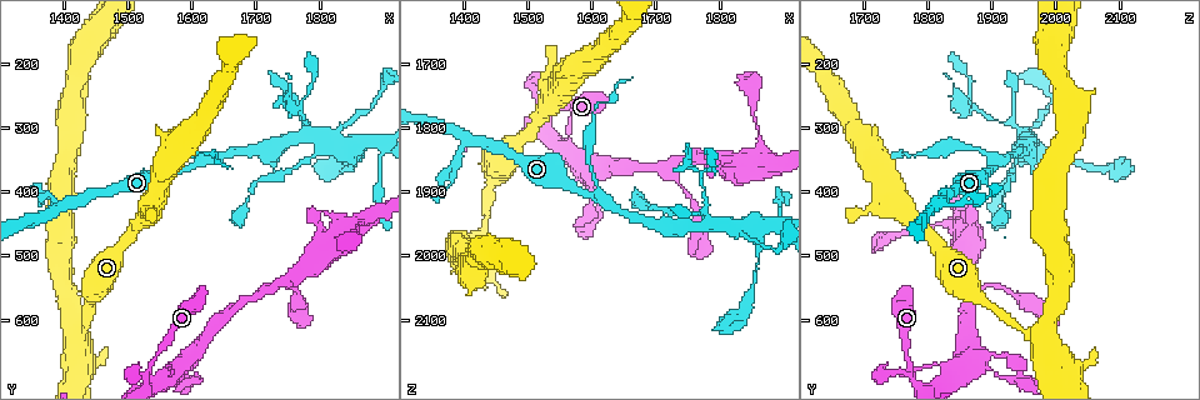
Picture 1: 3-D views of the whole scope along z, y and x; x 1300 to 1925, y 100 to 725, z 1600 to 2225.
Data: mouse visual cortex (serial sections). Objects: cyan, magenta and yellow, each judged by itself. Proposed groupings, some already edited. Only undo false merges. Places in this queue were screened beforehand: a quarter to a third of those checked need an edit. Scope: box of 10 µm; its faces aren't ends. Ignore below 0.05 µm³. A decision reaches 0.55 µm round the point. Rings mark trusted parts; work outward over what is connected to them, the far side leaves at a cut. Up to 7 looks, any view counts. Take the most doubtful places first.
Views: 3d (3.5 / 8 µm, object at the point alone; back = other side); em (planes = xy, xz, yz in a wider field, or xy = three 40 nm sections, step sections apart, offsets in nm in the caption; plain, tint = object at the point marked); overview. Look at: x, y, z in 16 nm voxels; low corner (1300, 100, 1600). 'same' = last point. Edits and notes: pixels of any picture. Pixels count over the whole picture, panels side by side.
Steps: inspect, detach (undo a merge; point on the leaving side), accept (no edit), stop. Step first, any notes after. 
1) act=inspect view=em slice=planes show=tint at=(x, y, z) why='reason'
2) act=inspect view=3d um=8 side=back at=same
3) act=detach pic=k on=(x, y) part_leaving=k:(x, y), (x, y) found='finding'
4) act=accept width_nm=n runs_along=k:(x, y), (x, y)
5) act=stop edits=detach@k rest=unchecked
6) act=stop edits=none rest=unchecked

act=inspect view=3d um=3.5 at=(1615, 355, 1900) why='three-way junction'

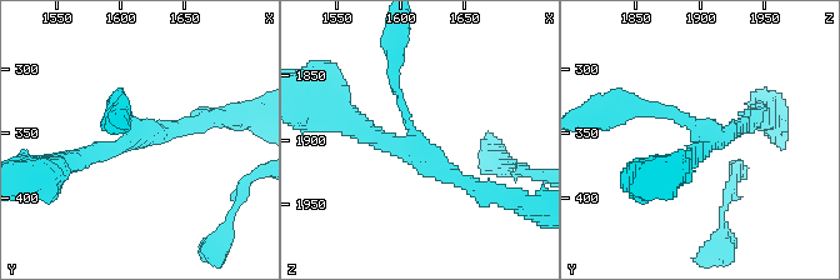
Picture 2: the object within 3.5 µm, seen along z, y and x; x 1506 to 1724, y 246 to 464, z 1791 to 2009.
act=inspect view=em slice=planes show=tint at=(1608, 354, 1908) why='need the tissue'

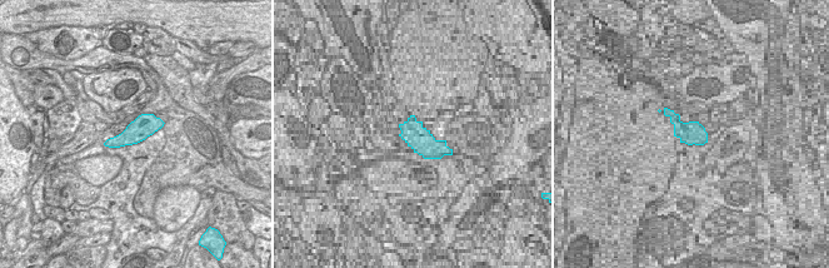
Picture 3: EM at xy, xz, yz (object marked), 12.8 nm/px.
act=detach pic=2 on=(650, 106) width_nm=300 part_leaving=2:(685, 119), (638, 103), (593, 115) found='two cells meet here'

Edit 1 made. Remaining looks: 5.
act=inspect view=3d um=3.5 at=(1855, 340, 1970) why='sharp bend'

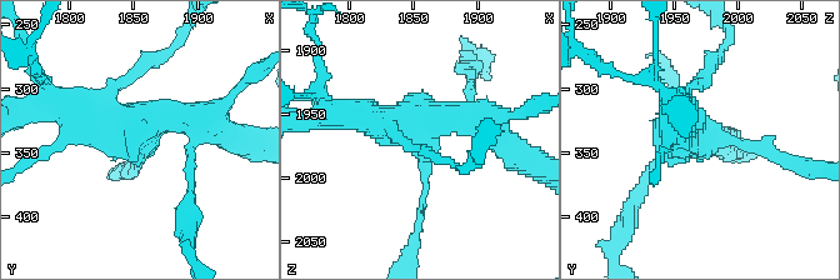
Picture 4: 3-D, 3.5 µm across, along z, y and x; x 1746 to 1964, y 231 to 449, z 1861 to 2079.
act=inspect view=em slice=xy step=1 show=tint at=(1860, 338, 1970) arms=3 arm_widths_nm=100,250,400 why='shape alone is not enough'

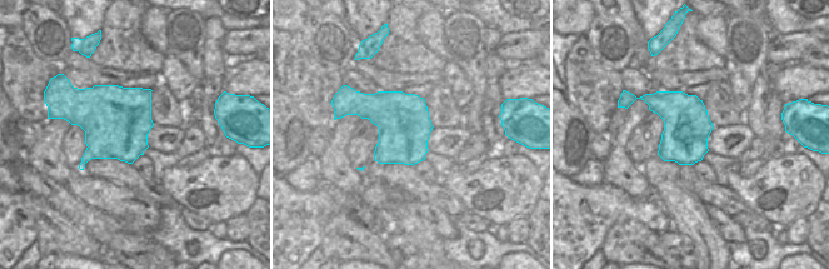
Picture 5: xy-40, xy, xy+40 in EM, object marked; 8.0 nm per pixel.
act=accept runs_along=4:(65, 103), (123, 126), (184, 115), (191, 149) found='all the same cell'

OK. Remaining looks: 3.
act=inspect view=3d um=3.5 side=back at=(1530, 685, 1780) why='abrupt turn'

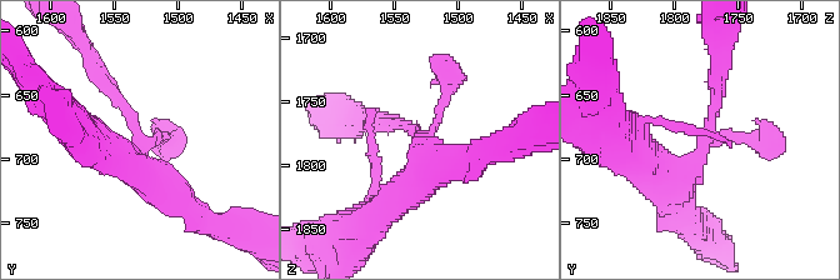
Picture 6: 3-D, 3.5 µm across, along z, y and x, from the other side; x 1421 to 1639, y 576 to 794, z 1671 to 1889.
act=inspect view=em slice=xy step=1 show=tint at=(1528, 688, 1774)

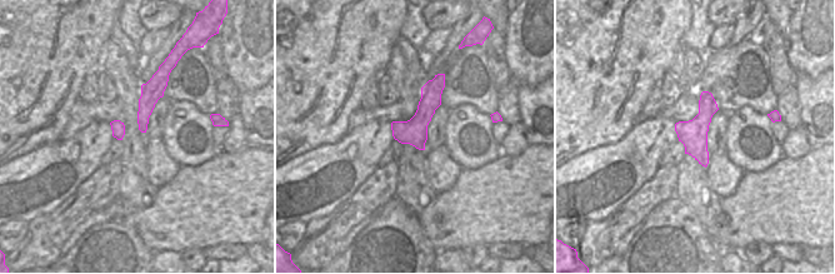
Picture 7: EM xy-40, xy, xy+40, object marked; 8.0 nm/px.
act=accept runs_along=6:(718, 73), (689, 169), (644, 160) found='all the same cell'

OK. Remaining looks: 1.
act=stop edits=detach@2 rest=unchecked

